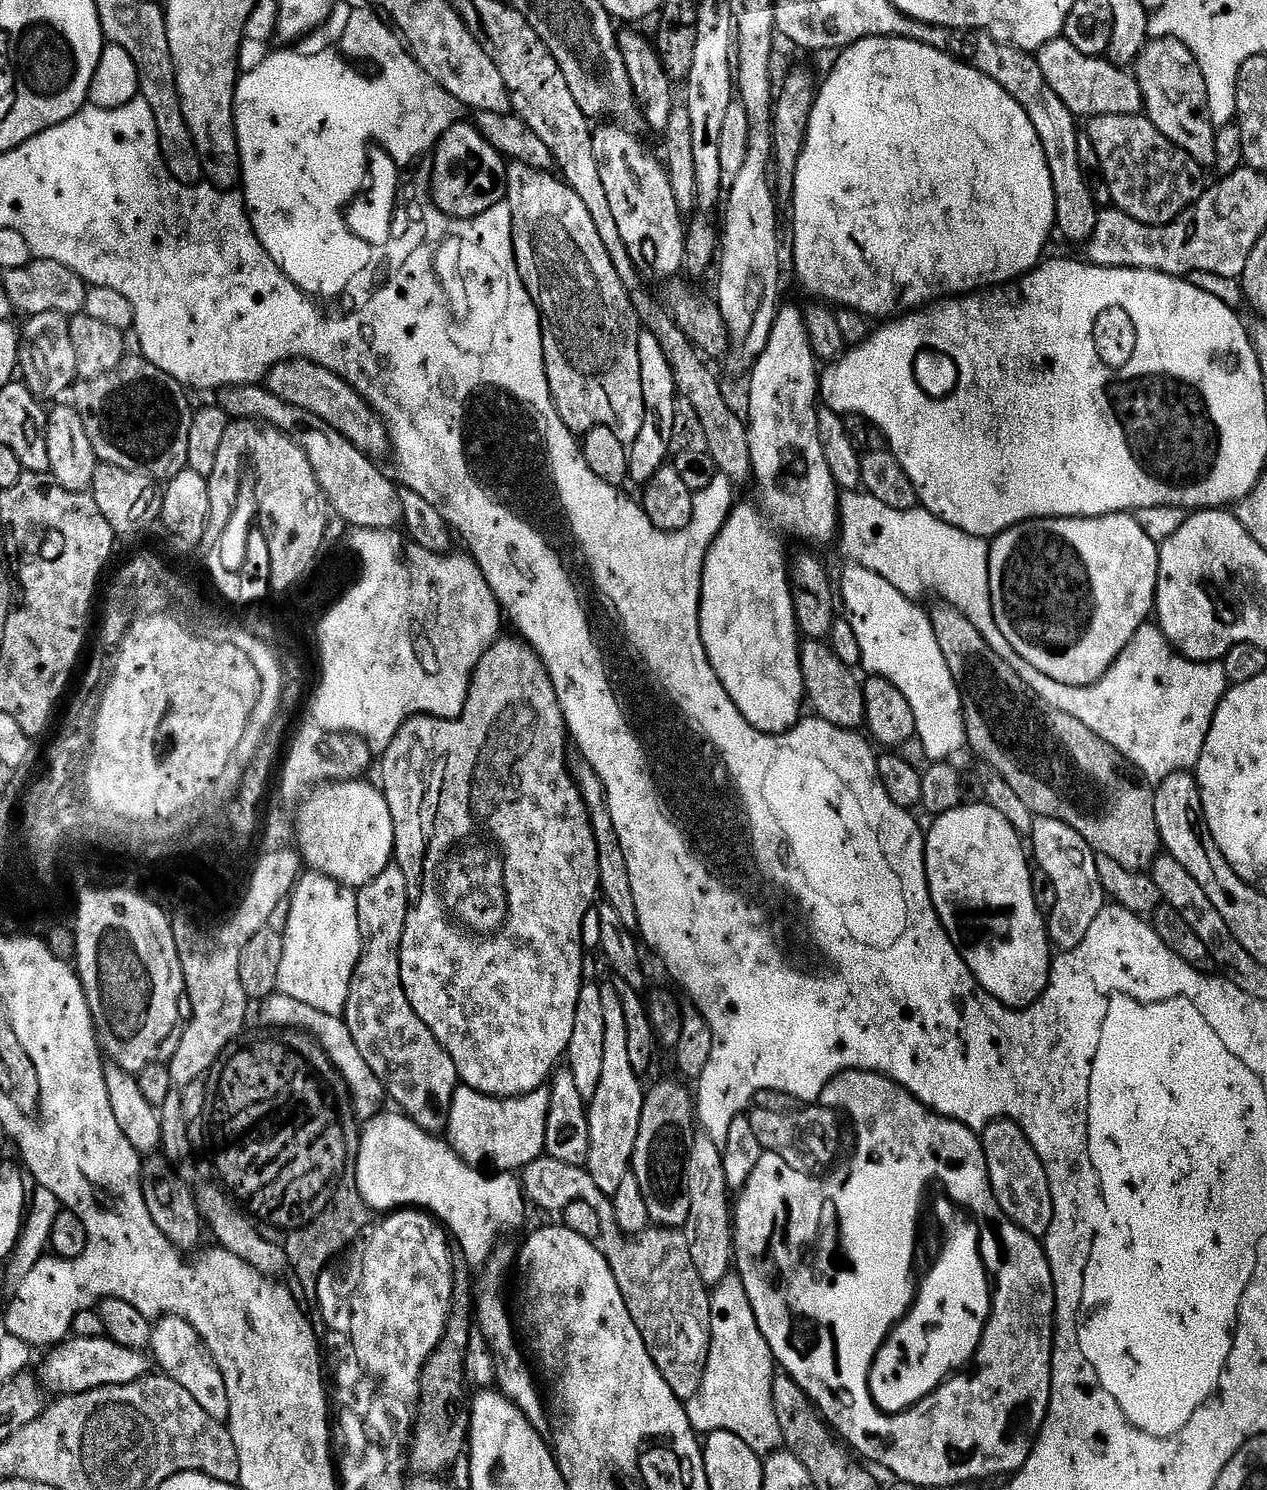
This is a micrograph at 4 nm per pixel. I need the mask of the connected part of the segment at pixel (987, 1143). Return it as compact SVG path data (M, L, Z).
M995 1120L980 1134L985 1152L992 1193L999 1208L1025 1233L1043 1239L1053 1220L1053 1202L1049 1179L1041 1160L1021 1128L1011 1120Z

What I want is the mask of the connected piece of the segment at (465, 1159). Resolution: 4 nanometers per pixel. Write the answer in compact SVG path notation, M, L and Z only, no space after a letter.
M543 1084L526 1095L487 1096L464 1085L452 1095L446 1114L447 1143L463 1163L473 1167L493 1164L500 1172L516 1172L535 1163L544 1153L546 1118L552 1089Z

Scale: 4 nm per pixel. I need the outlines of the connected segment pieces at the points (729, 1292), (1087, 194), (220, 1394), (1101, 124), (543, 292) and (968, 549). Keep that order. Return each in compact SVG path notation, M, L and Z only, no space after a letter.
M727 1274L719 1283L724 1286L724 1312L712 1312L707 1308L703 1315L708 1323L708 1352L704 1357L704 1373L696 1393L687 1397L684 1409L693 1432L729 1432L742 1438L750 1450L764 1458L776 1452L784 1442L782 1426L778 1426L778 1414L774 1414L774 1378L778 1375L778 1365L762 1330L758 1330L754 1306L750 1306L750 1298L746 1298L746 1286L742 1286L739 1275Z
M946 28L942 36L948 39L947 51L961 60L963 64L969 64L978 69L982 74L994 78L1022 110L1034 122L1034 130L1038 130L1038 138L1042 142L1042 150L1046 150L1046 162L1050 166L1050 178L1054 182L1054 194L1056 195L1056 228L1072 244L1083 245L1094 234L1098 207L1088 184L1084 181L1084 172L1080 169L1080 140L1076 137L1077 117L1073 116L1050 90L1042 70L1038 66L1035 55L1024 52L1011 42L1003 44L992 37L988 30L974 28Z
M161 1316L159 1320L151 1325L152 1338L150 1345L150 1356L161 1373L169 1376L210 1418L224 1422L230 1414L230 1400L226 1398L226 1384L220 1371L212 1361L212 1356L204 1349L204 1342L197 1335L193 1327L177 1316Z
M1093 116L1087 121L1088 140L1100 163L1104 184L1119 211L1143 224L1168 224L1176 220L1206 187L1205 169L1186 150L1174 146L1149 122L1147 116Z
M509 163L506 168L506 203L512 215L512 249L516 255L516 269L524 283L524 289L530 294L532 300L538 300L543 308L545 319L545 333L543 335L547 344L547 353L544 355L544 365L546 374L550 382L552 391L552 401L556 403L558 414L562 422L572 433L585 434L596 427L608 427L618 436L623 444L629 446L635 442L640 428L642 428L645 399L642 390L642 374L639 368L639 338L638 321L636 312L632 309L632 296L624 289L624 280L620 277L620 272L616 269L617 261L606 252L606 247L602 244L598 236L597 227L590 218L590 213L586 210L585 203L578 198L578 194L566 184L559 175L551 171L540 171L532 169L528 165L519 163Z
M863 490L844 492L840 497L838 513L838 545L849 557L851 563L862 566L866 570L874 570L894 590L898 590L909 600L923 601L923 596L937 596L937 601L943 602L949 608L955 608L982 634L986 643L998 653L1008 648L1006 638L1002 638L1002 630L998 630L998 622L994 622L994 610L990 602L990 586L988 585L988 550L987 539L971 536L946 522L942 522L932 512L927 512L923 506L910 510L894 510L878 498L869 496Z

